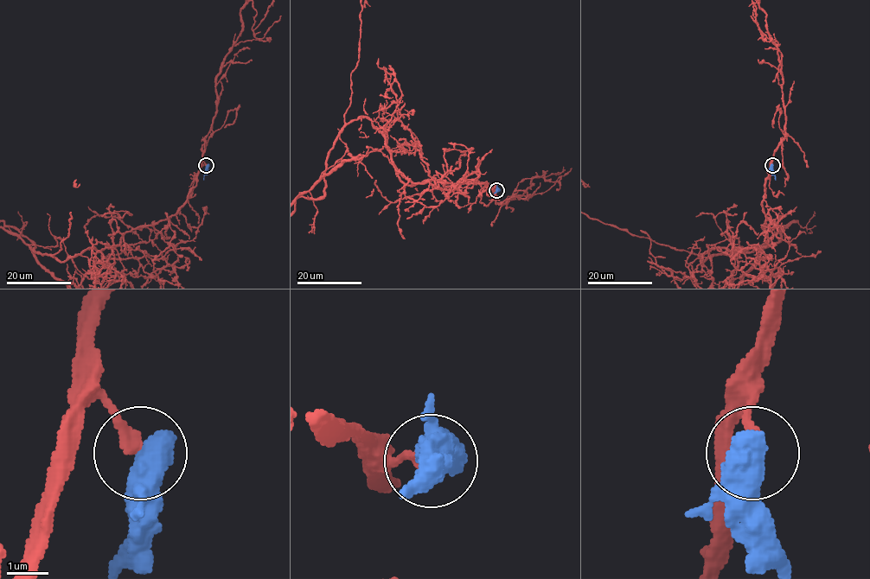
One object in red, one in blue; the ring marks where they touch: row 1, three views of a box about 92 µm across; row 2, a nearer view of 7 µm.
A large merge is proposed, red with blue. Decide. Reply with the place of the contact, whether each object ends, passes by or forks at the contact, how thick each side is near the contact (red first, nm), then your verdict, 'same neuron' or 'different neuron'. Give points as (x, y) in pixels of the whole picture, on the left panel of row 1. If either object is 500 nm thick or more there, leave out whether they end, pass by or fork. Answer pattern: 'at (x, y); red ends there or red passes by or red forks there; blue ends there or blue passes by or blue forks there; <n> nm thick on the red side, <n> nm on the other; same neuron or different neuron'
at (206, 165); 280 nm thick on the red side, 850 nm on the other; different neuron

